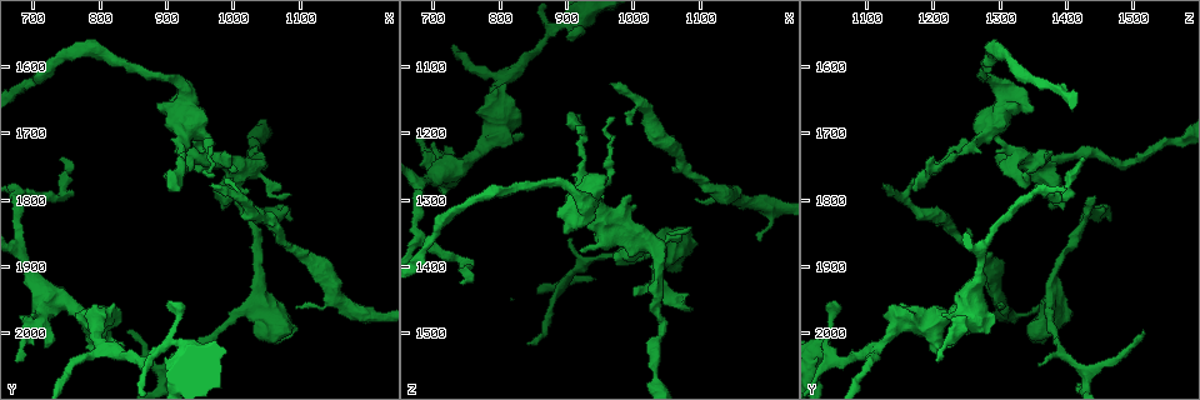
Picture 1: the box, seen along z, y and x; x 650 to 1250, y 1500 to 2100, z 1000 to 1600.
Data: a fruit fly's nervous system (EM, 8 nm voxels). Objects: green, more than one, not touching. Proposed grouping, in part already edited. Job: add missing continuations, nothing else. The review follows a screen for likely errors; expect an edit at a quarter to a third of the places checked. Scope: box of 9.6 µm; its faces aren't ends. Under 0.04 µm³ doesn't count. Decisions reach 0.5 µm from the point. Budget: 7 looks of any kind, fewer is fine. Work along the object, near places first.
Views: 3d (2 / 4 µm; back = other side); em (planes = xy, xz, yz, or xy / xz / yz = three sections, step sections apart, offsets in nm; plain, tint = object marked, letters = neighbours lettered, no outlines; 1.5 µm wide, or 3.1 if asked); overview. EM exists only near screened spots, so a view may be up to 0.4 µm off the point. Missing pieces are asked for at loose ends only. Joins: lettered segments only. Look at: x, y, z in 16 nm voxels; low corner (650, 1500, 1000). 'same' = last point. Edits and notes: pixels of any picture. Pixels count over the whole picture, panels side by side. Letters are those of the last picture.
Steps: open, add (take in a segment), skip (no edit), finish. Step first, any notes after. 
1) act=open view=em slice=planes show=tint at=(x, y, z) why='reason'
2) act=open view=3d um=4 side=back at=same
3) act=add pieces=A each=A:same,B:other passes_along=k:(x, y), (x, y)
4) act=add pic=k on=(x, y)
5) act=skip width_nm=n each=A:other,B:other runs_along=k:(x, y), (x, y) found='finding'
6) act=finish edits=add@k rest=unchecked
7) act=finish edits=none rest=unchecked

act=open view=3d um=4 at=(835, 1995, 1515) why='tapers out'

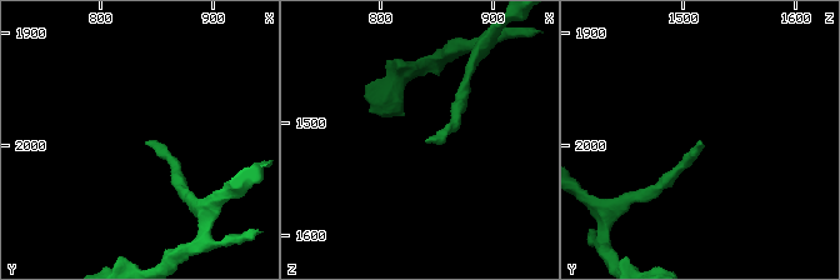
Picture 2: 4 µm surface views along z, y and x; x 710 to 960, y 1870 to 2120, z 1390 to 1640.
act=open view=em slice=xz step=4 show=tint at=(838, 1996, 1516) why='now the EM'

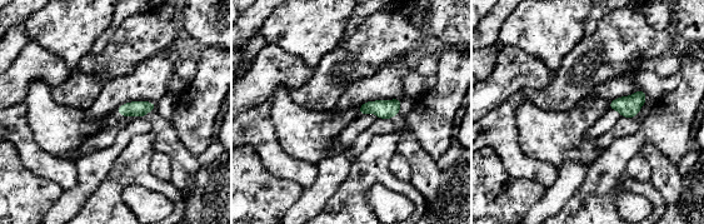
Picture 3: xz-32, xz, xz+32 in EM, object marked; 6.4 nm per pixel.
act=open view=em slice=planes show=letters at=same why='another direction'

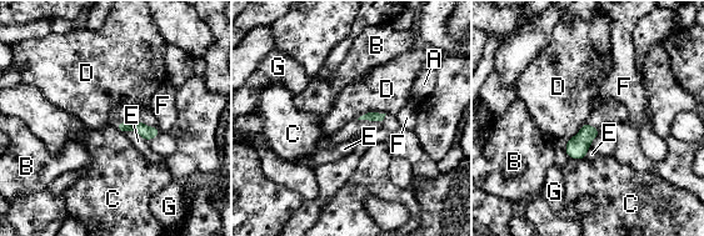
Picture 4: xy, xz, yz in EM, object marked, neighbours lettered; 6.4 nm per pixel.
act=skip each=A:other,B:other,C:other,D:other,E:other,F:other,G:other found='none of them fits'

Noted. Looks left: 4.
act=open view=3d um=4 at=(970, 1780, 1125) why='branch stops here'

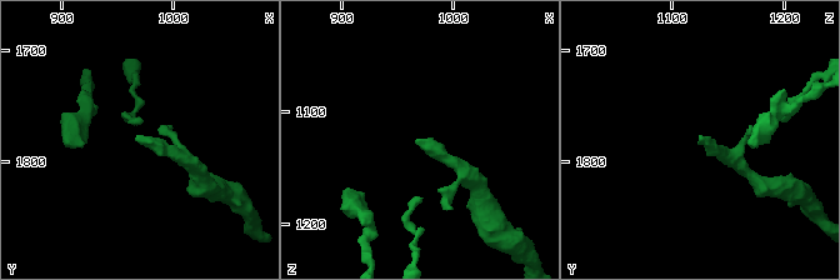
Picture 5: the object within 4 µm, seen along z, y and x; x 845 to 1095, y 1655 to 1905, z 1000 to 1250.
act=open view=em slice=planes show=letters at=(964, 1780, 1122) why='need the tissue'

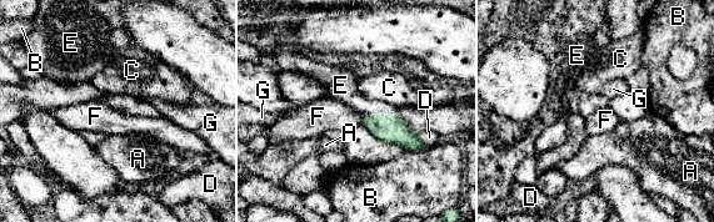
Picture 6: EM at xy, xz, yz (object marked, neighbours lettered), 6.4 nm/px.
act=add pieces=E each=A:other,B:other,C:other,D:other,E:same,F:other,G:other passes_along=6:(390, 129), (379, 115), (348, 94) found='it goes on there'

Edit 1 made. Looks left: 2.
act=finish edits=add@6 rest=unchecked

